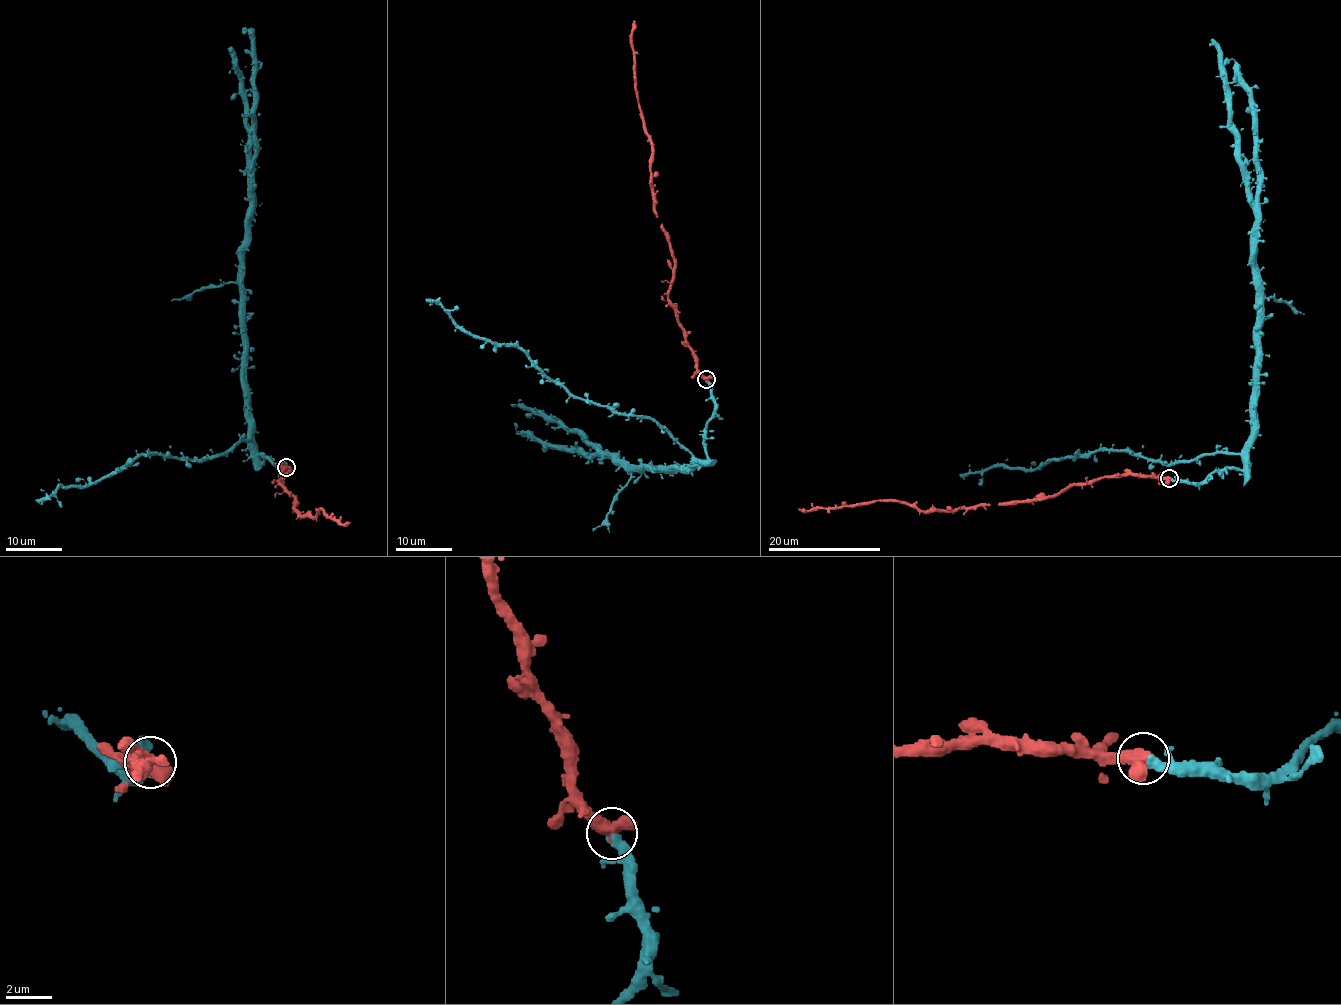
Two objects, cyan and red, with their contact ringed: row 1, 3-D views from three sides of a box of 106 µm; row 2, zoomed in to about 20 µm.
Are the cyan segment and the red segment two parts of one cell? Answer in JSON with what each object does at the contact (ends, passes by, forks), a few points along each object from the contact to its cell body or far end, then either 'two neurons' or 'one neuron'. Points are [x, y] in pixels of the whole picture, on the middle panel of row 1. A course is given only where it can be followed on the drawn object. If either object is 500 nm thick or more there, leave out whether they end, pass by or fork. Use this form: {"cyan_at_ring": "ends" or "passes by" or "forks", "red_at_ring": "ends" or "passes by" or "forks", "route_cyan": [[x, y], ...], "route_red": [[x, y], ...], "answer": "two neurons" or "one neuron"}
{"route_cyan": [[706, 380], [715, 404], [705, 429], [707, 458], [687, 467], [626, 464], [598, 453], [551, 418], [511, 404]], "route_red": [[706, 379], [668, 297], [674, 255], [657, 217], [652, 143], [636, 90], [635, 20]], "answer": "one neuron"}

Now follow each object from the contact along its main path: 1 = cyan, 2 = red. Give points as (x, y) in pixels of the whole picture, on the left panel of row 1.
1: (286, 467), (279, 470), (258, 454), (248, 415), (242, 273), (250, 224), (255, 89), (251, 37), (242, 30)
2: (286, 467), (279, 483), (297, 497), (293, 506), (300, 515), (316, 518), (321, 509), (341, 524), (350, 522)

